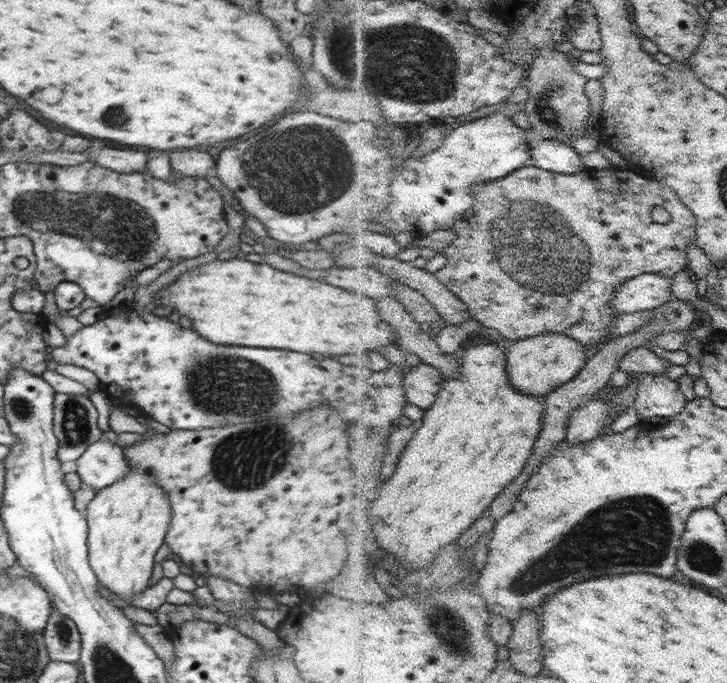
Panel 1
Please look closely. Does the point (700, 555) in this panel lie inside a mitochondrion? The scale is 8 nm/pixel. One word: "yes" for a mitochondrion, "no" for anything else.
yes

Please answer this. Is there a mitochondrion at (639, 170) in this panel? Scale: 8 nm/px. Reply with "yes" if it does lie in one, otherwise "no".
no

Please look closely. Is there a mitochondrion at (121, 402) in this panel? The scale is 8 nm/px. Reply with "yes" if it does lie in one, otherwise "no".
no

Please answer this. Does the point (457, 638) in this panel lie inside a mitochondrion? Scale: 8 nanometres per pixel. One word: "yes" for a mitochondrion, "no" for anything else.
yes

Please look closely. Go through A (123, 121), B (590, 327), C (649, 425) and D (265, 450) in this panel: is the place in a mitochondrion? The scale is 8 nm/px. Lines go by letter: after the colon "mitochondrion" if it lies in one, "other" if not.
A: mitochondrion
B: other
C: other
D: mitochondrion

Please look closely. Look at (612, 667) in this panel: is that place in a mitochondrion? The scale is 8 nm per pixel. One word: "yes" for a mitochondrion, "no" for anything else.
no

